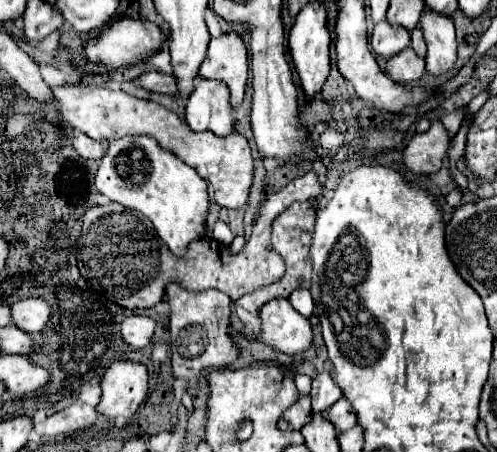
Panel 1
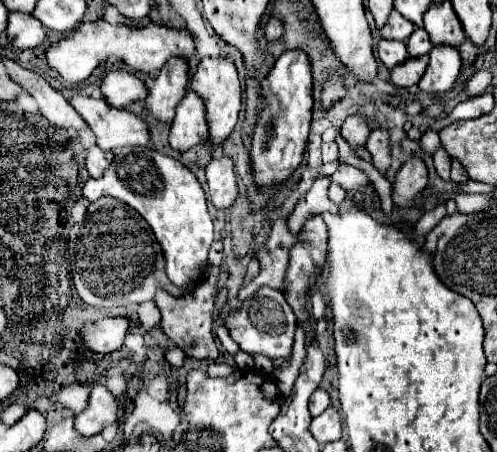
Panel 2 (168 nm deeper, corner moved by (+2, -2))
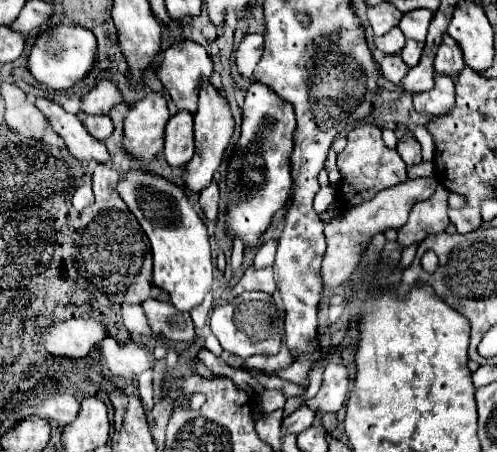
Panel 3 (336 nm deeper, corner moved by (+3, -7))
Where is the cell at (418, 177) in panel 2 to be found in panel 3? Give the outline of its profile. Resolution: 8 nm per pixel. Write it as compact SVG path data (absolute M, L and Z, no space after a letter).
M418 178L418 180L406 180L398 186L386 188L382 192L378 192L370 202L364 202L360 206L348 208L346 212L342 212L340 216L332 218L326 224L326 242L328 242L328 250L324 254L322 260L322 278L324 278L324 288L338 288L342 286L356 270L356 266L360 264L360 256L364 246L368 246L368 242L378 234L378 232L386 232L390 228L398 230L400 226L406 224L408 220L408 212L410 208L418 202L418 200L426 200L430 198L438 188L438 182L432 182L430 178Z

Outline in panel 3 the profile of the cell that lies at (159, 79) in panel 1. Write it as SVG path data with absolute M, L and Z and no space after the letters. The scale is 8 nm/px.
M102 80L80 100L80 112L90 116L108 114L116 104L122 104L120 90L110 80Z

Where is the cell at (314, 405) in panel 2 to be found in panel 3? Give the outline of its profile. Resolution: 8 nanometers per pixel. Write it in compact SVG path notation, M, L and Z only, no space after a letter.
M300 406L292 416L282 420L282 430L284 434L300 434L306 428L310 428L314 422L314 412L308 406Z

